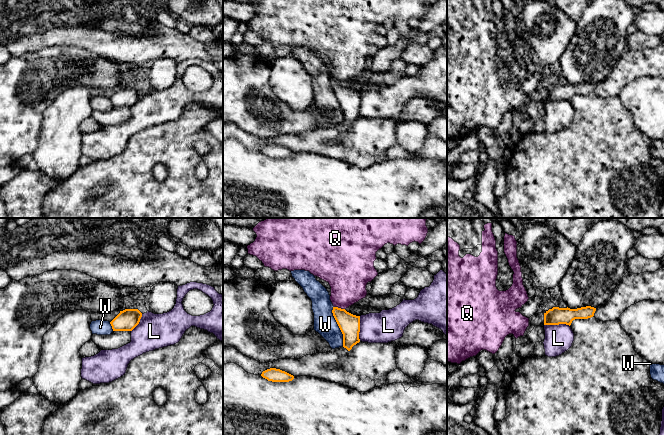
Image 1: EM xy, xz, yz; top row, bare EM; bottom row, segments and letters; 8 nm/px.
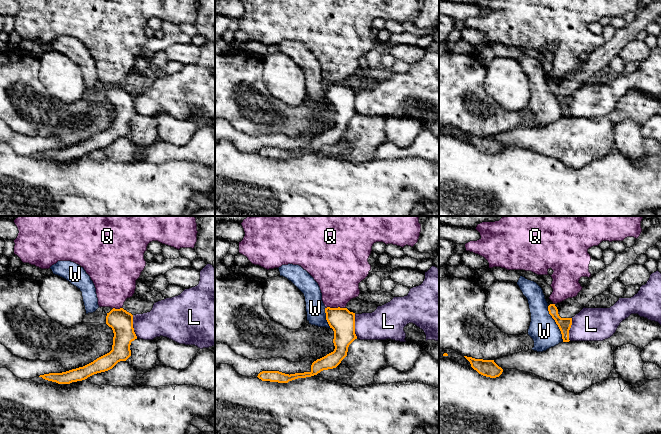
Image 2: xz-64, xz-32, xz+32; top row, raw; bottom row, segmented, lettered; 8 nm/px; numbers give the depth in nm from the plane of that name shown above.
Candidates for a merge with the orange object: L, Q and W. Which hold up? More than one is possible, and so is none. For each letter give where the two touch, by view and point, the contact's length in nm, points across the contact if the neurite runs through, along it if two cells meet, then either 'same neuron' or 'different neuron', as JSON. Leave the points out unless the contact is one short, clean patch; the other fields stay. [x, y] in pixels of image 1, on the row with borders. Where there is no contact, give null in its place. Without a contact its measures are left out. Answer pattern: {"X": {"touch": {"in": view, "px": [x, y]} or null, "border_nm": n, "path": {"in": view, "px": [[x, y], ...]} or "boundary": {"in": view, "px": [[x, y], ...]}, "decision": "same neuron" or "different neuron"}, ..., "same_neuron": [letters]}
{"L": {"touch": {"in": "yz", "px": [557, 324]}, "border_nm": 200, "boundary": {"in": "yz", "px": [[544, 324], [567, 324], [569, 326]]}, "decision": "different neuron"}, "Q": {"touch": {"in": "xz", "px": [339, 308]}, "border_nm": 90, "boundary": {"in": "xz", "px": [[334, 306], [344, 309]]}, "decision": "different neuron"}, "W": {"touch": {"in": "xz", "px": [338, 325]}, "border_nm": 340, "boundary": {"in": "xz", "px": [[333, 306], [333, 317], [342, 334], [343, 345]]}, "decision": "different neuron"}, "same_neuron": []}

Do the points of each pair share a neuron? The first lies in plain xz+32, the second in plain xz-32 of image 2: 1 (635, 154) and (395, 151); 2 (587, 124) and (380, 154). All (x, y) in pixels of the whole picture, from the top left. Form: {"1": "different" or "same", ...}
{"1": "different", "2": "different"}

